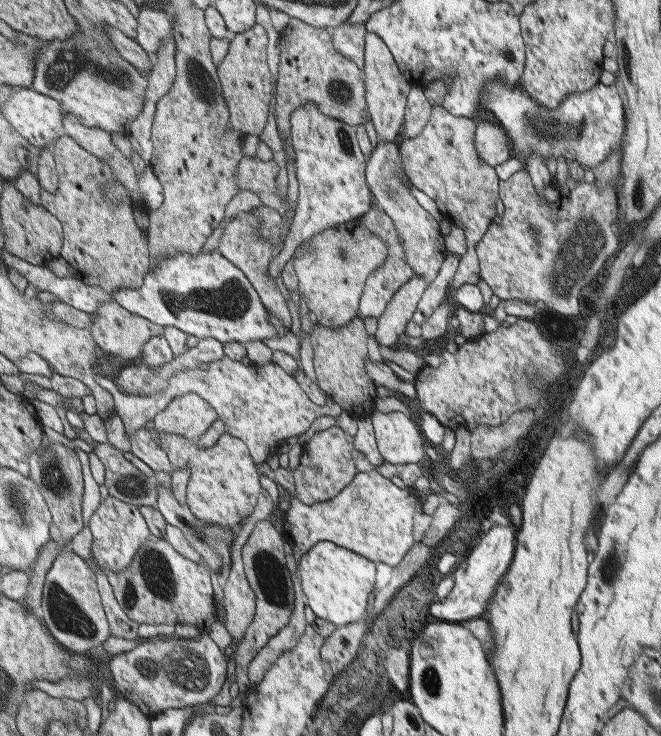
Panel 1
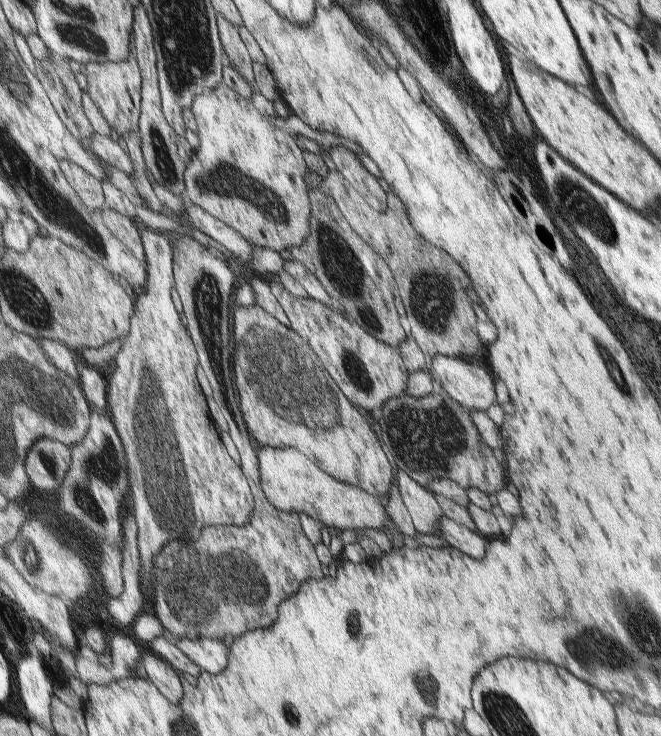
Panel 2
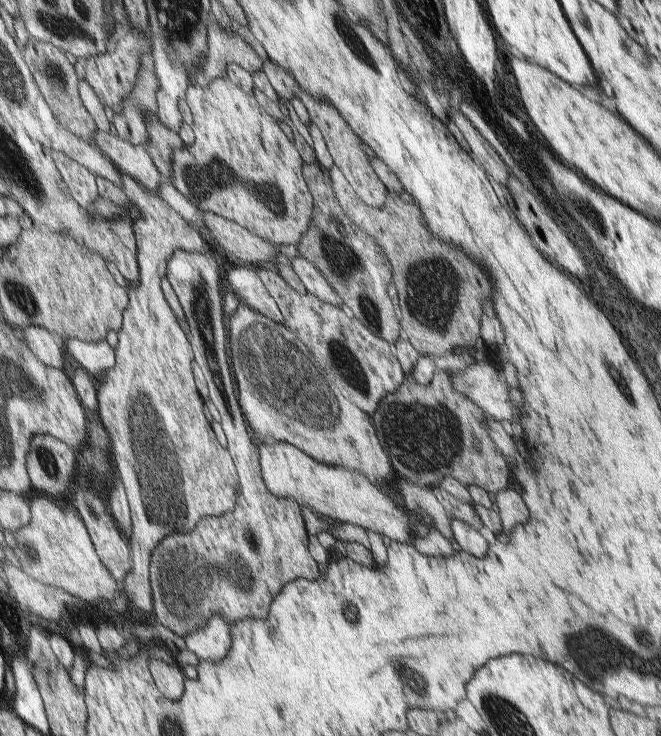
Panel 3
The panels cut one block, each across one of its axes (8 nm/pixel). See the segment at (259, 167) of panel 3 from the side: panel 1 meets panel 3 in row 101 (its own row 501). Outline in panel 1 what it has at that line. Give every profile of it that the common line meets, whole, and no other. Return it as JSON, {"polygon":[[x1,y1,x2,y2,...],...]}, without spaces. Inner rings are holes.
{"polygon":[[161,433,161,446,166,450,176,469,193,470,188,504,198,518,226,527,236,527,242,518,252,514,252,508,256,507,260,492,260,482,258,482,260,476,242,440,226,433,218,443,211,442,209,446,202,447,199,442,194,443,179,434]]}

